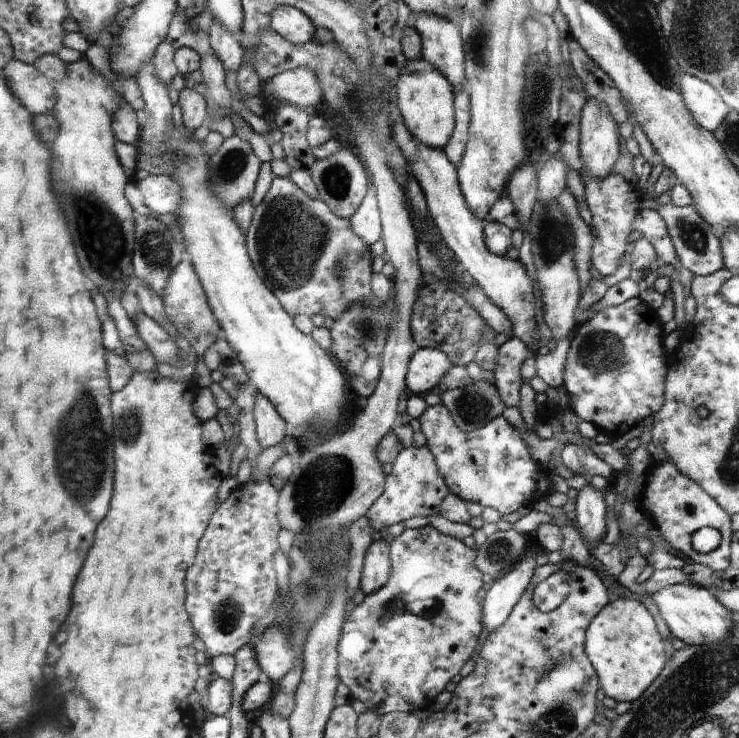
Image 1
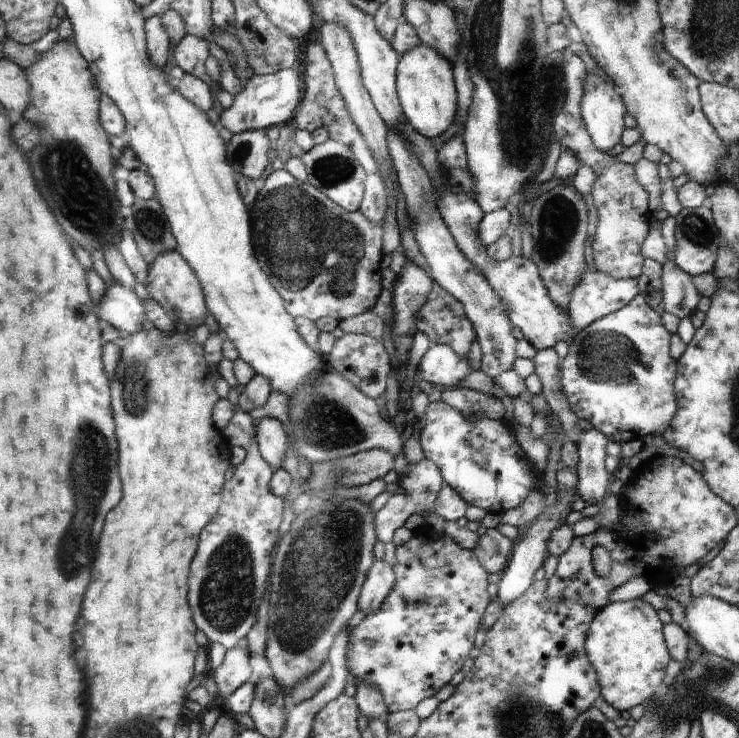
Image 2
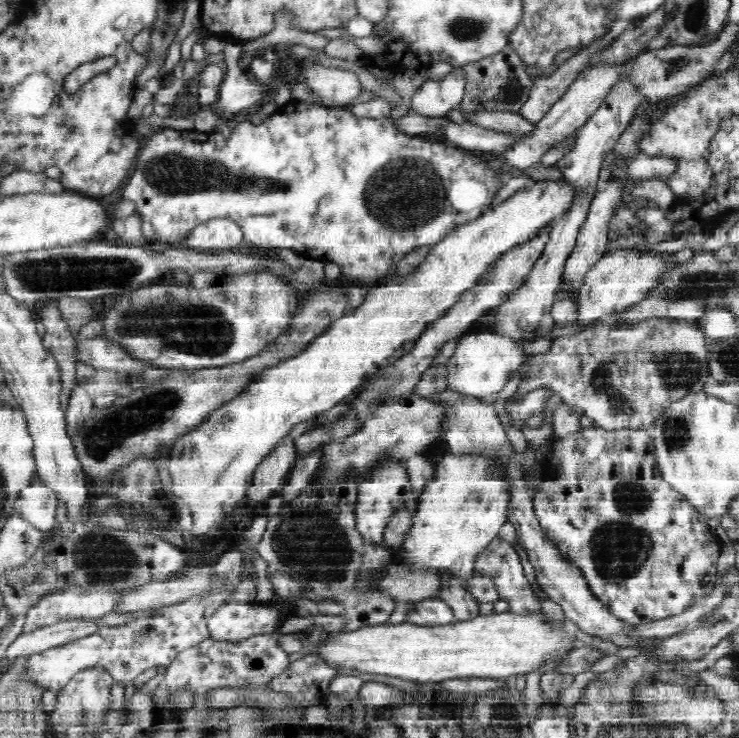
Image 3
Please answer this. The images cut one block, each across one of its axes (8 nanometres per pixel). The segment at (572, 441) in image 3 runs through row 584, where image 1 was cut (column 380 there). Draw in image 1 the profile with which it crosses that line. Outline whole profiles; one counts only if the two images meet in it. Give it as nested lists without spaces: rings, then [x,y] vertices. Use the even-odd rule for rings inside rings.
[[[432,526],[414,530],[405,528],[400,536],[390,540],[389,582],[373,594],[366,595],[363,602],[352,610],[343,625],[337,647],[339,682],[348,687],[351,700],[363,702],[380,718],[388,713],[418,712],[427,709],[446,684],[462,670],[468,658],[472,658],[482,632],[484,582],[480,570],[474,568],[474,556],[476,552],[464,546],[464,542],[440,534]],[[412,554],[432,554],[432,566],[428,566],[428,574],[420,574],[420,578],[416,576],[406,600],[406,592],[402,592],[398,584],[393,584],[394,572],[398,572],[398,562],[408,562]]]

